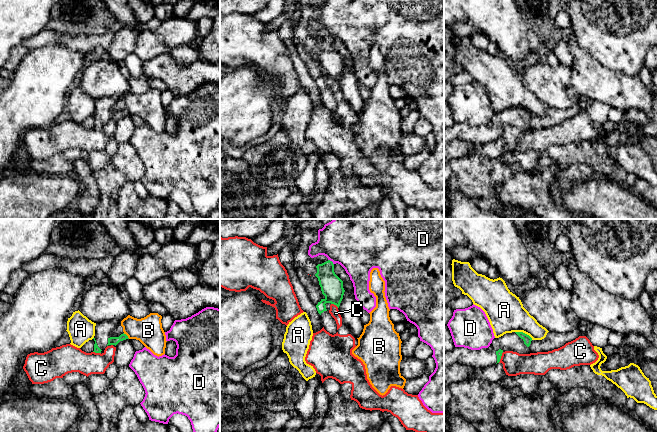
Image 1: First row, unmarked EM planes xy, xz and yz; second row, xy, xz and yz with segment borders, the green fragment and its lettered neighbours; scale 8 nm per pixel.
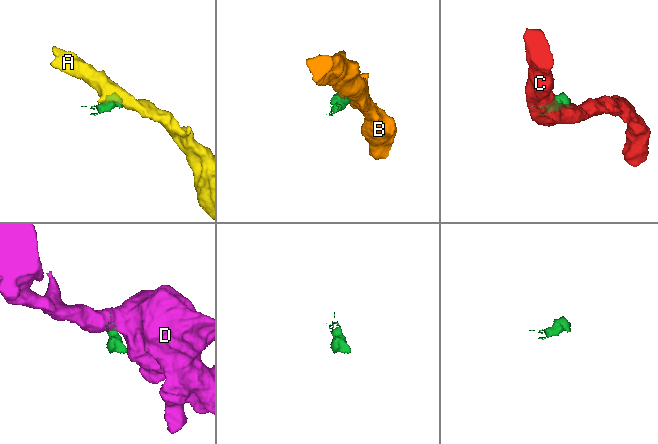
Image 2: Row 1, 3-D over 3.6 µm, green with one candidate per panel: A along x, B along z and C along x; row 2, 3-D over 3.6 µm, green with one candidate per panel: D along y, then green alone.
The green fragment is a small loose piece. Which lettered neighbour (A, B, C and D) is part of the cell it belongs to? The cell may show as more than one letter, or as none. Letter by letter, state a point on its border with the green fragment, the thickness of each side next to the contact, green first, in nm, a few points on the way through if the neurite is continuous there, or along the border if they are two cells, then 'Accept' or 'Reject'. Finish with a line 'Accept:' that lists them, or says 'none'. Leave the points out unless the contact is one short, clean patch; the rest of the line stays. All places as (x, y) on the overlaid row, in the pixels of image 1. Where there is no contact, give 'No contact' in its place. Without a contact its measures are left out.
A: Touches green at yz (524, 333). Thickness 70 nm (green) against 300 nm. Boundary: yz (515, 331), (526, 333), (532, 339). Reject
B: Touches green at xy (126, 335). Thickness 60 nm (green) against 220 nm. Boundary: xy (123, 333), (129, 338). Reject
C: Touches green at yz (500, 357). Thickness 50 nm (green) against 180 nm. Reject
D: Touches green at xz (331, 261). Thickness 180 nm (green) against 460 nm. Boundary: xz (328, 259), (333, 264). Reject
Accept: none

